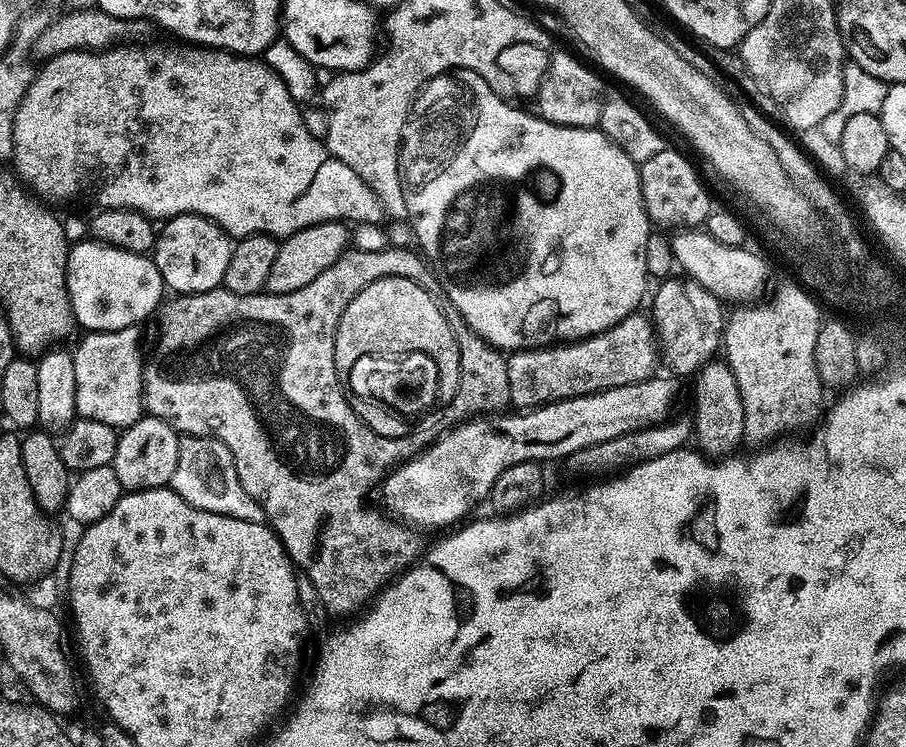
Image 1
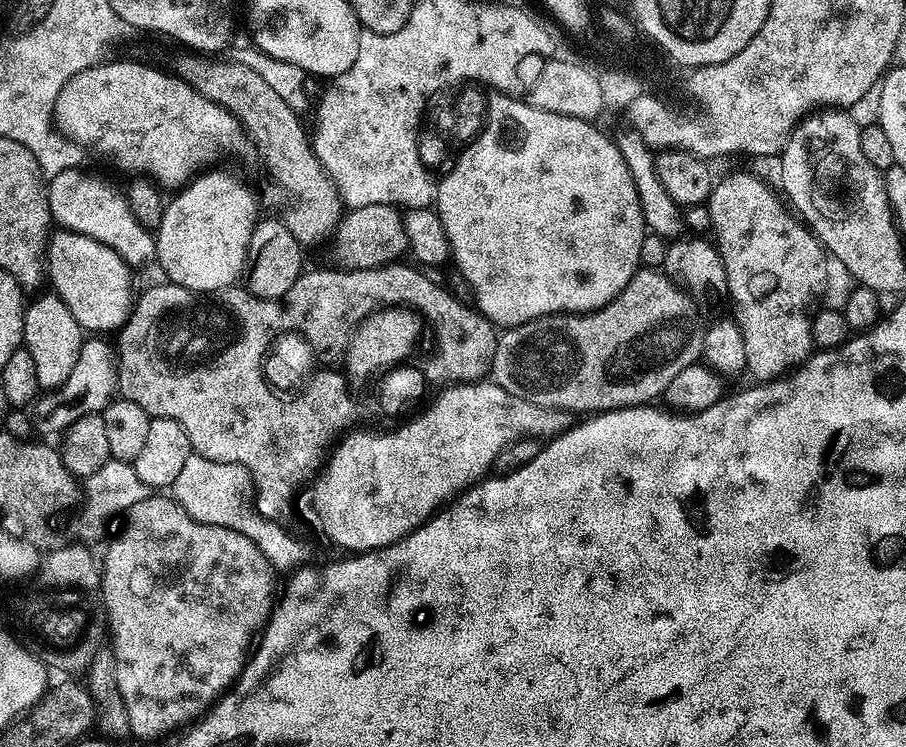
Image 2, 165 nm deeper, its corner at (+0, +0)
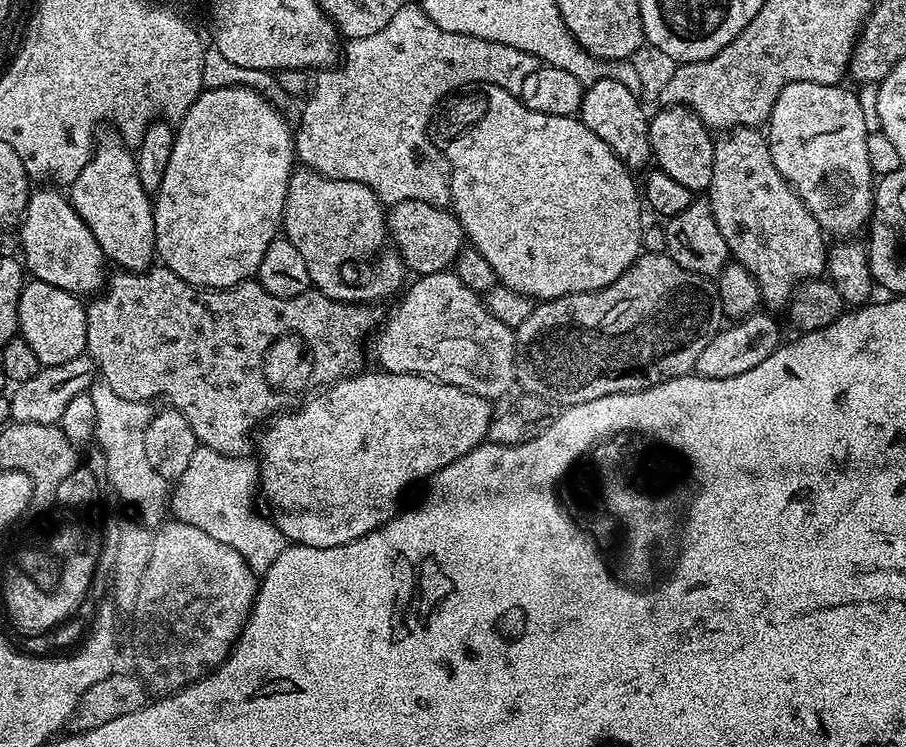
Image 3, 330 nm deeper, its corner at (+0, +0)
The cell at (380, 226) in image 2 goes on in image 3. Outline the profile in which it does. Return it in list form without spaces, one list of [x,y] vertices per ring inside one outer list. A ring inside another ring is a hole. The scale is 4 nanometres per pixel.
[[[403,200],[391,205],[386,212],[388,235],[404,259],[404,267],[409,273],[418,275],[443,272],[455,265],[456,255],[465,247],[466,237],[460,219],[448,208],[430,206],[417,200]]]

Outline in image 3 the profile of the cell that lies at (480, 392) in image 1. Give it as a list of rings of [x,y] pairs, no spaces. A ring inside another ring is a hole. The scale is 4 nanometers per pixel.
[[[152,266],[143,272],[120,270],[116,274],[107,277],[102,291],[93,299],[97,300],[86,308],[86,352],[96,364],[99,379],[121,398],[156,402],[159,396],[165,396],[167,403],[190,422],[190,430],[194,430],[203,447],[227,456],[248,456],[254,448],[258,418],[267,421],[281,411],[277,397],[265,388],[260,376],[261,352],[272,337],[290,328],[303,332],[316,351],[315,381],[318,386],[324,386],[320,366],[328,366],[326,358],[348,360],[352,356],[356,360],[356,351],[362,347],[360,339],[367,332],[375,333],[382,320],[381,309],[379,312],[376,306],[344,304],[312,290],[294,298],[278,298],[255,279],[232,288],[196,288],[163,266]]]

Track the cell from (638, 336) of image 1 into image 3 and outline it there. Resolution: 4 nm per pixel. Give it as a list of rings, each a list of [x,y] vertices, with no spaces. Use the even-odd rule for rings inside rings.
[[[644,252],[631,264],[627,270],[610,286],[606,286],[597,292],[579,292],[569,296],[559,296],[553,300],[537,303],[531,314],[521,325],[514,330],[516,337],[516,378],[515,383],[520,384],[529,396],[541,396],[557,406],[569,404],[581,404],[590,402],[593,398],[606,398],[606,394],[618,394],[619,392],[637,392],[658,386],[667,380],[673,380],[679,376],[687,376],[695,369],[698,362],[698,354],[714,338],[714,334],[720,331],[726,317],[722,310],[722,302],[718,298],[715,279],[700,276],[696,272],[687,272],[678,262],[674,262],[662,252]]]

